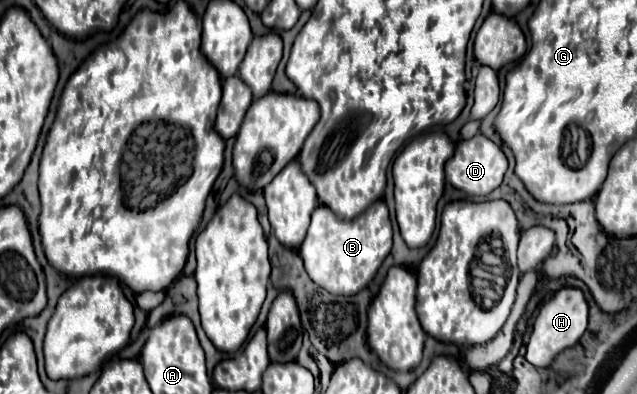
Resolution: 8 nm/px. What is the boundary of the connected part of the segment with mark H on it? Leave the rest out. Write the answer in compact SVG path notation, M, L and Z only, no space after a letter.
M562 287L538 313L534 319L534 331L528 341L526 359L536 367L548 367L552 359L564 351L566 347L572 347L578 343L582 333L588 325L588 303L584 299L584 293L576 287Z

